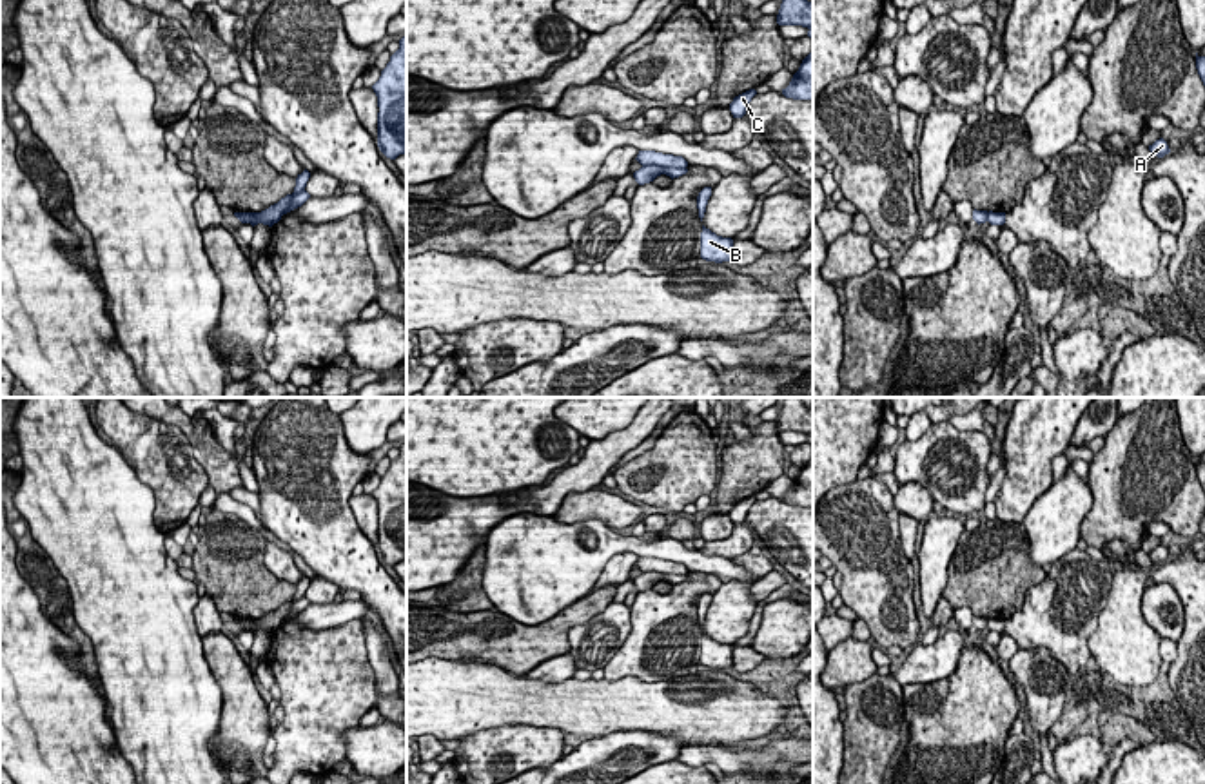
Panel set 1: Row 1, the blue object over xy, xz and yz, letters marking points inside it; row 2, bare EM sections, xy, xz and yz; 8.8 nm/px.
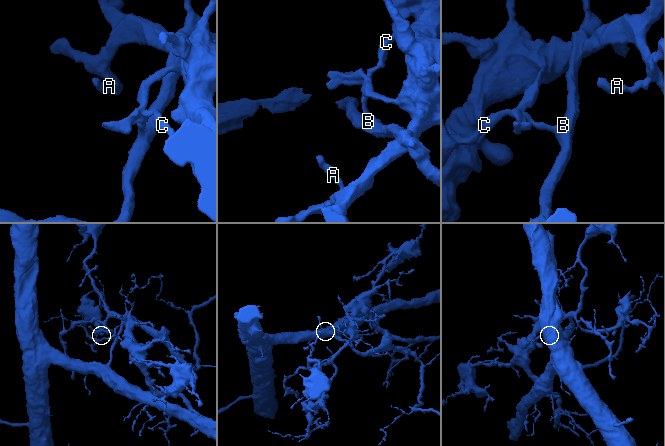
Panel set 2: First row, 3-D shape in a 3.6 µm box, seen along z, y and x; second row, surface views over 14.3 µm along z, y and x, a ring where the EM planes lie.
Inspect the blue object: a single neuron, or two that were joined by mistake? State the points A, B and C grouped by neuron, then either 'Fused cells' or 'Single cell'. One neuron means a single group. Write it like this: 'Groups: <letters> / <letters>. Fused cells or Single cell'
Groups: A C / B. Fused cells

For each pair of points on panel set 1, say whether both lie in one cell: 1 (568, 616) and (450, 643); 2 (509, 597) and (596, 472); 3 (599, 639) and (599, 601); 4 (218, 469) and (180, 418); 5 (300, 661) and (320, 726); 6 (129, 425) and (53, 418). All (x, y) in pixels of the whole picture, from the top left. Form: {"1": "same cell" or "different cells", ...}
{"1": "same cell", "2": "different cells", "3": "different cells", "4": "same cell", "5": "same cell", "6": "different cells"}

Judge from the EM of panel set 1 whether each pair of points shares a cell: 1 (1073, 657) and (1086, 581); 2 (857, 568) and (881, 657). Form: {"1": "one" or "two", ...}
{"1": "one", "2": "two"}

